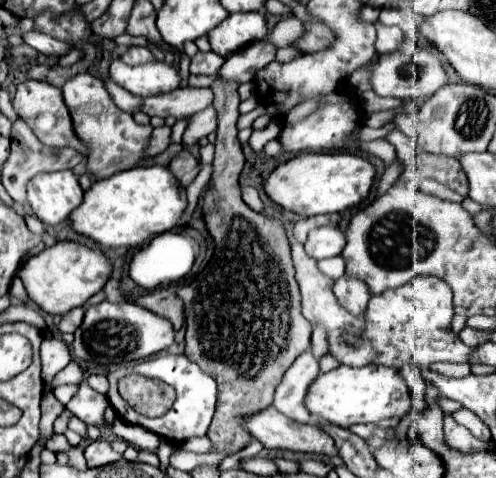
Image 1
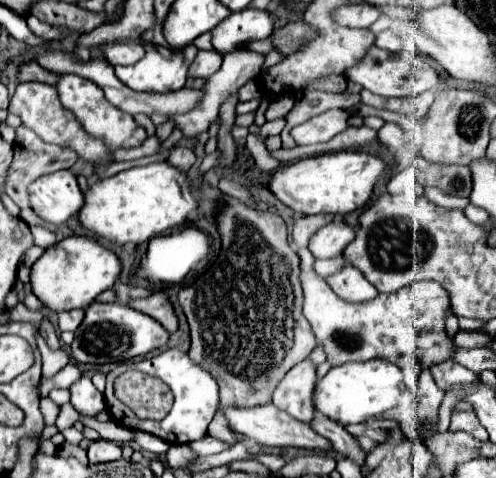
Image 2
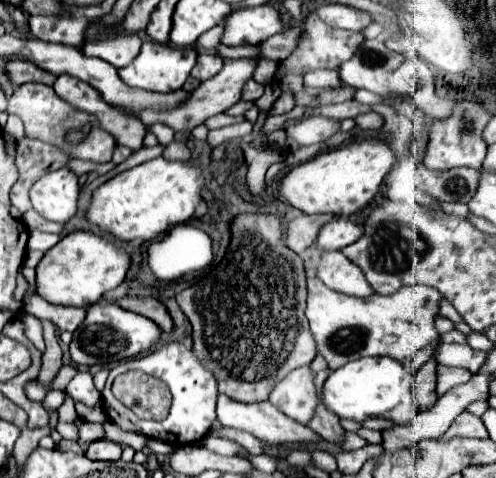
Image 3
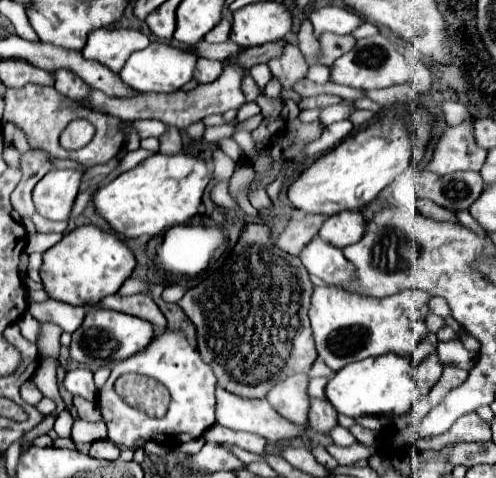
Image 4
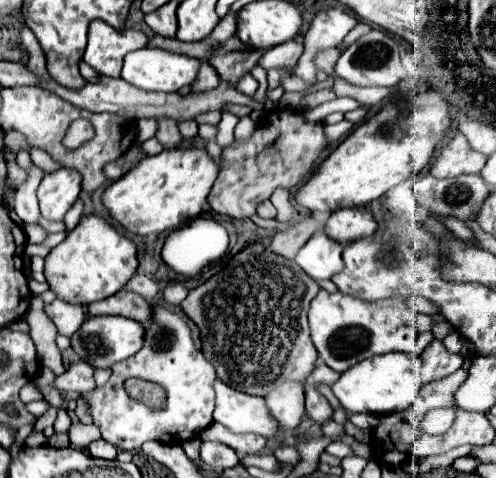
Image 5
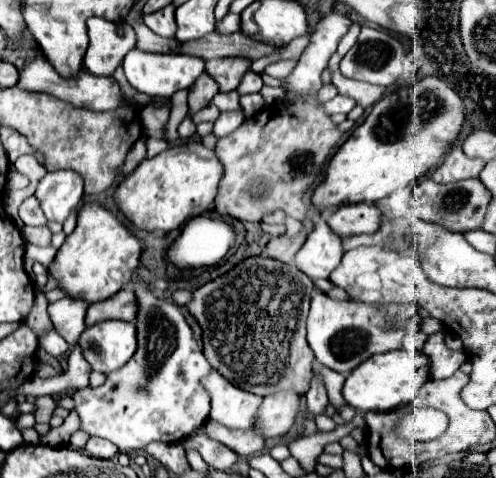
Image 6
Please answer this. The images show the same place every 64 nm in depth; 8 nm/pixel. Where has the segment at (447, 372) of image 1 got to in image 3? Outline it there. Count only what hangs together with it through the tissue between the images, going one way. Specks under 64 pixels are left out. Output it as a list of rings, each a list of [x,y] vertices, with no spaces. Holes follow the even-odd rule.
[[[438,366],[438,386],[436,386],[436,394],[442,396],[446,394],[452,384],[462,384],[462,382],[468,382],[472,378],[470,372],[464,372],[462,368],[444,368],[444,366]]]

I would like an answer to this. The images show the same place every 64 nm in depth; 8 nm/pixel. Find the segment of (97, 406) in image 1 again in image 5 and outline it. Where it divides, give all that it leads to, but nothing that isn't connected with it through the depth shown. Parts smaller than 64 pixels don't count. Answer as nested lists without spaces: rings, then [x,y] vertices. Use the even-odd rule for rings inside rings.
[[[78,360],[62,376],[58,376],[54,380],[54,386],[64,392],[78,392],[78,394],[88,392],[94,388],[92,372],[94,372],[94,368],[90,364],[86,364],[84,360]]]

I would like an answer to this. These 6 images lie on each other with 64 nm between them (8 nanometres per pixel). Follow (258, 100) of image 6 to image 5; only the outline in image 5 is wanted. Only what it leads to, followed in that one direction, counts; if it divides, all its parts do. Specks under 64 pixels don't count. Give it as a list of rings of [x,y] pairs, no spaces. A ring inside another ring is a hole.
[[[32,40],[28,44],[24,44],[30,52],[30,60],[28,60],[28,70],[38,78],[38,86],[44,88],[44,90],[50,90],[54,92],[56,96],[60,96],[62,100],[78,106],[78,108],[86,108],[86,110],[92,110],[92,112],[114,112],[114,114],[120,114],[120,116],[126,116],[126,118],[158,118],[158,116],[170,116],[174,118],[176,122],[182,122],[182,120],[190,120],[194,118],[196,114],[200,112],[208,112],[208,110],[220,110],[222,104],[244,104],[244,106],[254,106],[256,100],[246,96],[246,94],[240,94],[236,92],[236,88],[228,86],[228,84],[220,84],[216,88],[216,92],[208,92],[208,94],[200,94],[200,96],[194,96],[194,94],[188,94],[186,98],[178,96],[178,94],[154,94],[154,92],[144,92],[144,90],[138,90],[134,88],[132,84],[128,84],[126,80],[122,78],[104,78],[100,76],[98,82],[86,82],[82,88],[78,90],[70,90],[62,84],[58,84],[50,72],[46,70],[46,60],[44,60],[44,52],[38,44],[38,40]]]

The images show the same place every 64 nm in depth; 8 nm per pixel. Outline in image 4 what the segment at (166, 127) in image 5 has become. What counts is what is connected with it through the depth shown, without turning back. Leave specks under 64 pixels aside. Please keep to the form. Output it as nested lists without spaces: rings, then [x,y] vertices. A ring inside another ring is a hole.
[[[168,126],[164,136],[160,136],[160,152],[162,154],[176,154],[180,150],[182,150],[180,130],[176,130],[174,126]]]

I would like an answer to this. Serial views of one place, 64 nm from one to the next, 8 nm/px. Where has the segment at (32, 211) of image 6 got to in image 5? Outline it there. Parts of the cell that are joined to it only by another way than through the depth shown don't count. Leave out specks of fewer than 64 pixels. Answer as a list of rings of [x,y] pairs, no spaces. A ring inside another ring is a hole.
[[[34,166],[28,172],[28,180],[16,192],[16,214],[20,216],[20,220],[24,224],[38,224],[38,220],[42,218],[38,200],[36,200],[36,188],[38,188],[42,176],[44,176],[44,172]]]

